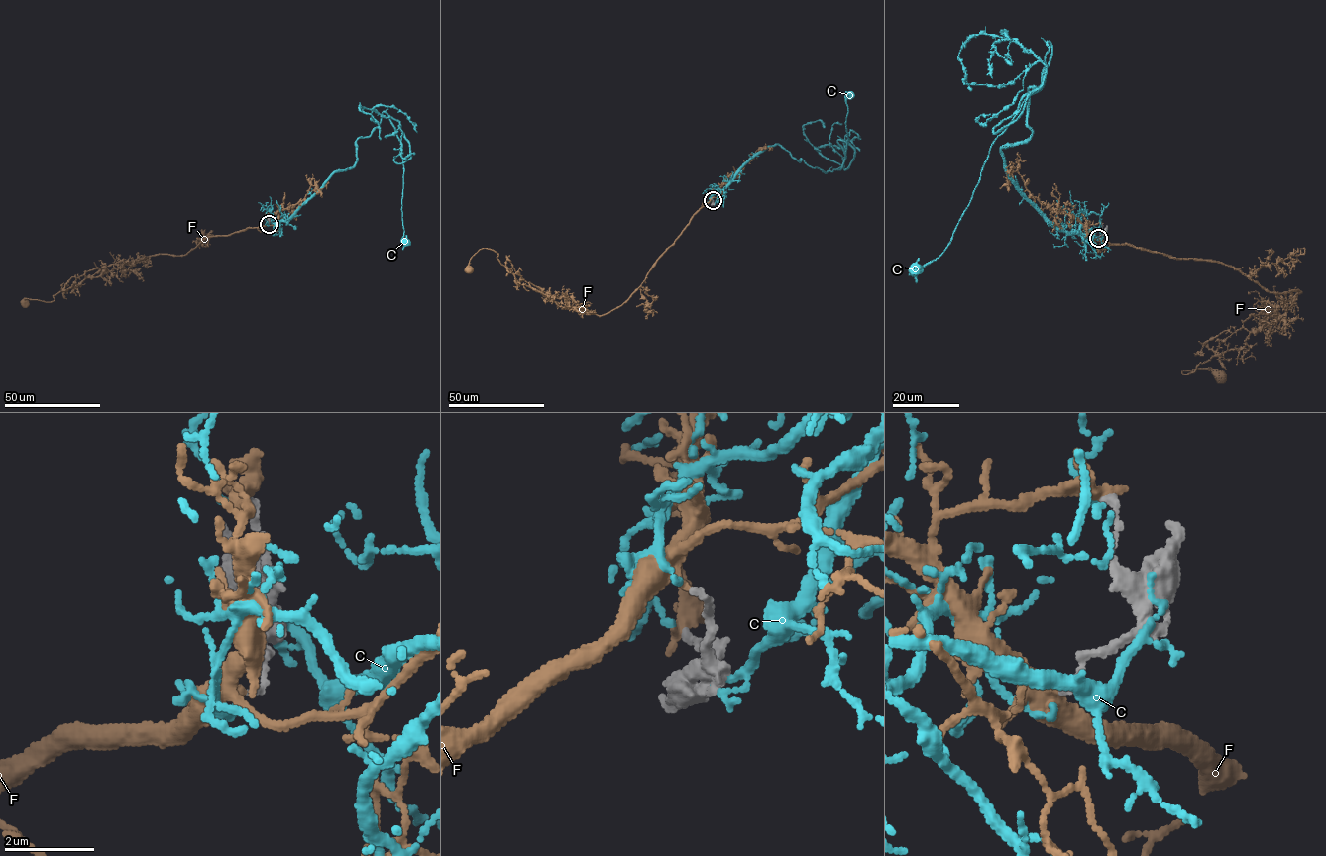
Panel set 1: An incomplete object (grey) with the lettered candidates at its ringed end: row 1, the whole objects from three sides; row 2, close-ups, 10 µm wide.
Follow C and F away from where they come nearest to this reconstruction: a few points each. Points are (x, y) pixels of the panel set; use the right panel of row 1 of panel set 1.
C: (1105, 234), (1059, 230), (1001, 153), (1032, 134), (1049, 42), (950, 243), (916, 269)
F: (1098, 238), (1219, 261), (1271, 292), (1299, 292), (1245, 344), (1181, 372), (1219, 375)

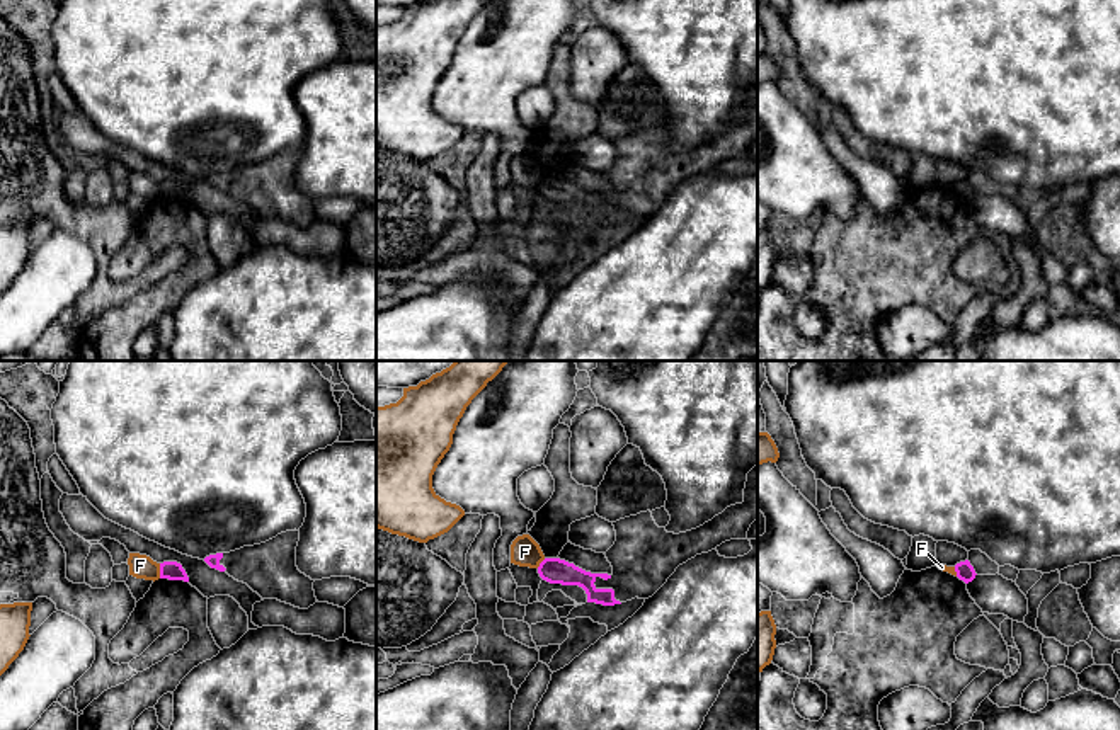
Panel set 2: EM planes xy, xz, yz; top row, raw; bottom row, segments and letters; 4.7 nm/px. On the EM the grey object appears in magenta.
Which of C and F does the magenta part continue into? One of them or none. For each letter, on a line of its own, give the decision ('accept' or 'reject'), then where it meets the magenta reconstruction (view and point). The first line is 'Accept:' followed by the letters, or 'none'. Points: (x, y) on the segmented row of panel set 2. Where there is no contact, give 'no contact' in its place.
Accept: none
C: reject | no contact
F: reject | xy (160, 570)

